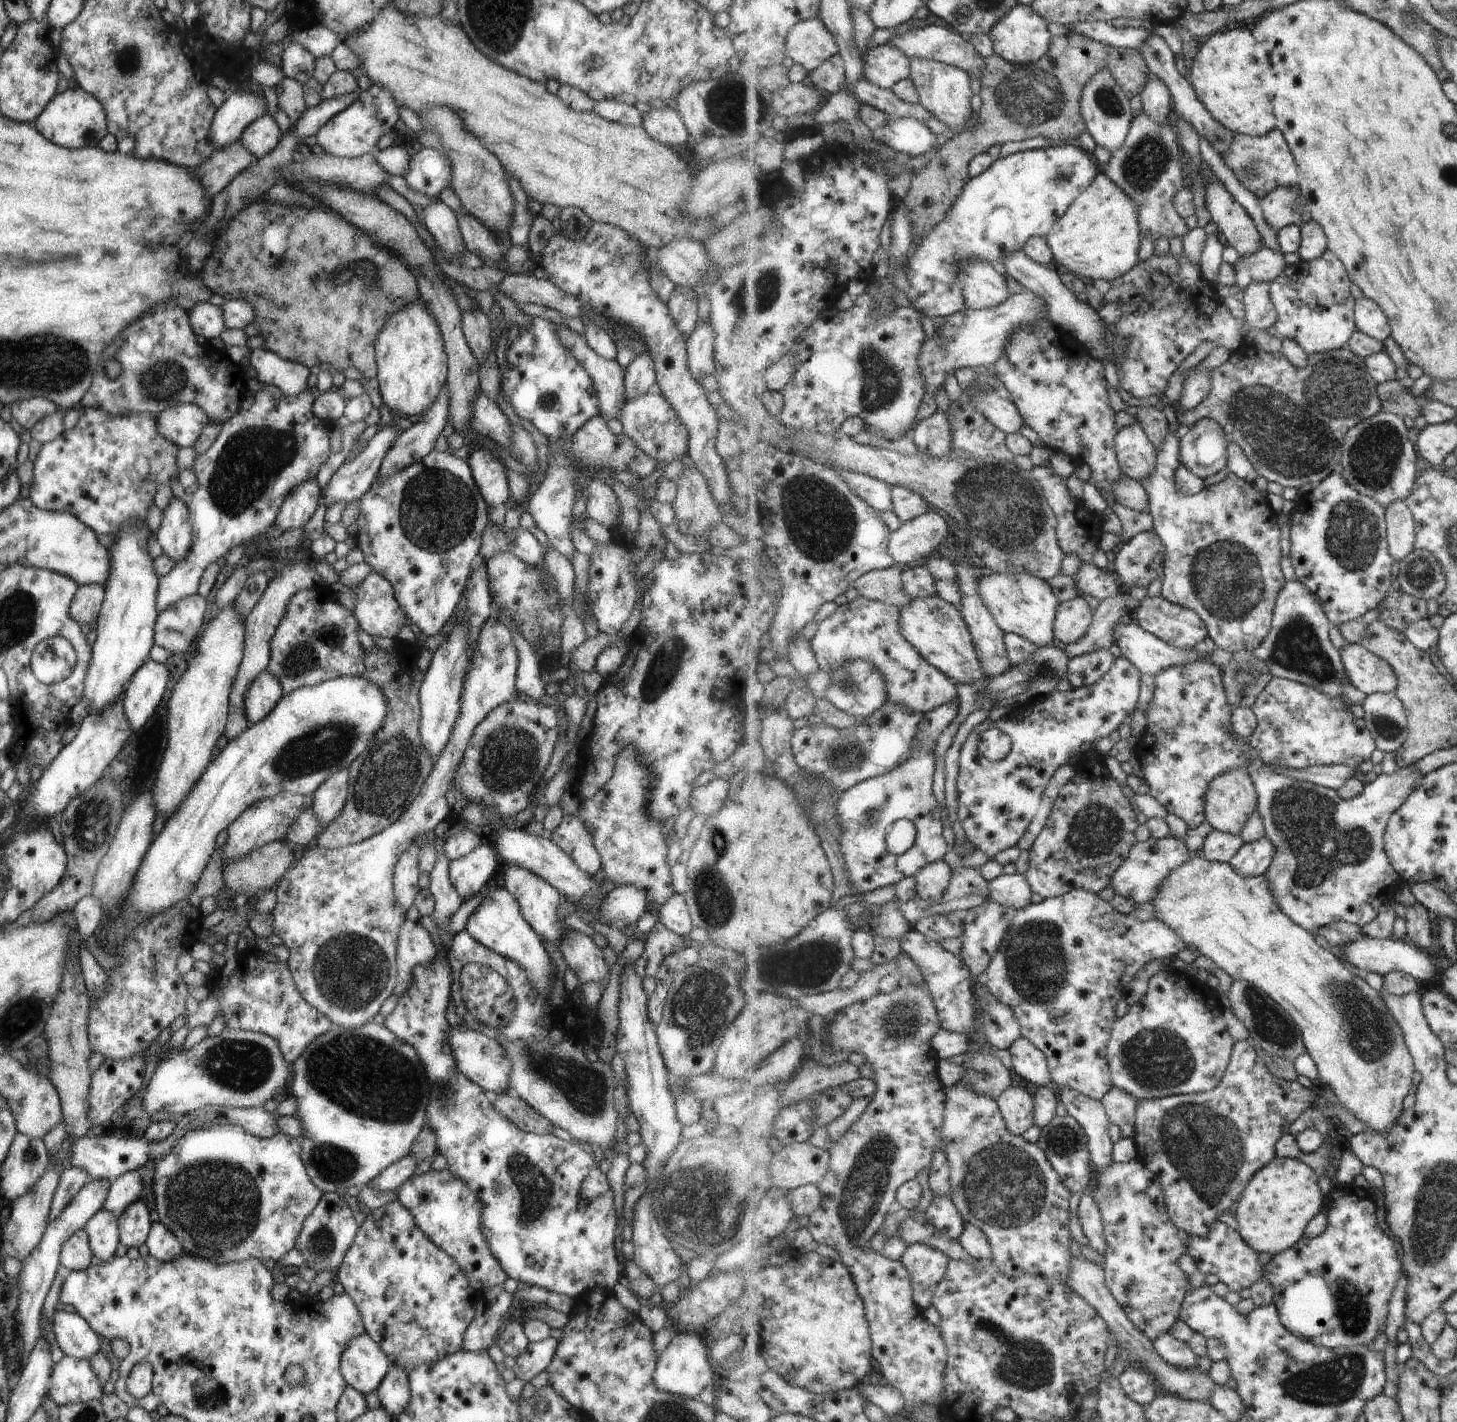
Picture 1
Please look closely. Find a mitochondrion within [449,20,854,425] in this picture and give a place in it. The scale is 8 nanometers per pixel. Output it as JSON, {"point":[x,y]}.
{"point":[727,103]}

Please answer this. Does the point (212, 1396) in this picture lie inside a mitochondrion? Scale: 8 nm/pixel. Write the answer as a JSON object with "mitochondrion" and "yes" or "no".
{"mitochondrion":"yes"}

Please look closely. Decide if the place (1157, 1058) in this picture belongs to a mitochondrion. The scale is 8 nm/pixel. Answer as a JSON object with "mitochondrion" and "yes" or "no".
{"mitochondrion":"yes"}

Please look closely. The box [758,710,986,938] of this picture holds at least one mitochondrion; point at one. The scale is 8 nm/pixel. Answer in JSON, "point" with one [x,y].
{"point":[844,757]}

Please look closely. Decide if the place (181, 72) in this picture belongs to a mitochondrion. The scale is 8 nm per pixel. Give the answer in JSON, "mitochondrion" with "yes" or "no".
{"mitochondrion":"no"}

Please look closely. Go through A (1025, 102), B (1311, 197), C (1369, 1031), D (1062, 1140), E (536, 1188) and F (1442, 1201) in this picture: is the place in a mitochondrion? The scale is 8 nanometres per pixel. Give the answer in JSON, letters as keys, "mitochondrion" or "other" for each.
{"A":"mitochondrion","B":"other","C":"mitochondrion","D":"mitochondrion","E":"mitochondrion","F":"mitochondrion"}

